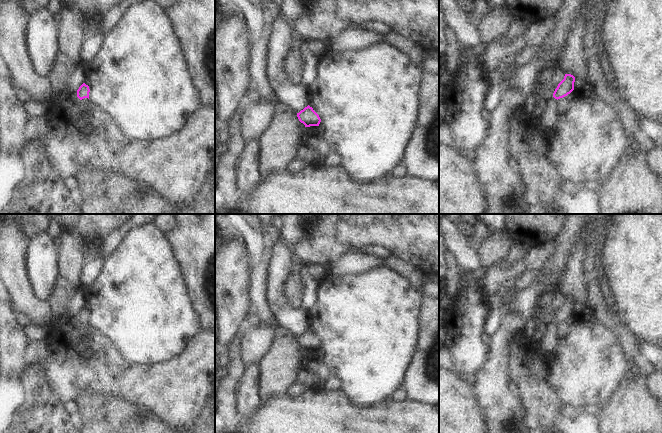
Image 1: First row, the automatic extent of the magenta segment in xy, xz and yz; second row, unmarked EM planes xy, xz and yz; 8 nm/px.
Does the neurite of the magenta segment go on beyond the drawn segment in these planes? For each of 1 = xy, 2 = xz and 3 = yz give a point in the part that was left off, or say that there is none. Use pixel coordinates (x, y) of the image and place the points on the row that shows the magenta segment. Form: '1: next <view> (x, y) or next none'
1: next none
2: next none
3: next none

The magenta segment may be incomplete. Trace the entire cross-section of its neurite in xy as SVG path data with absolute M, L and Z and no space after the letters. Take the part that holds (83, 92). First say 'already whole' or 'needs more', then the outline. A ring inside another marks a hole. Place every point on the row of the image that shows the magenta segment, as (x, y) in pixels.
already whole | M83 83L79 89L77 90L77 97L82 100L84 98L88 98L89 99L89 92L90 92L90 89L89 89L89 86L86 85L85 83Z

